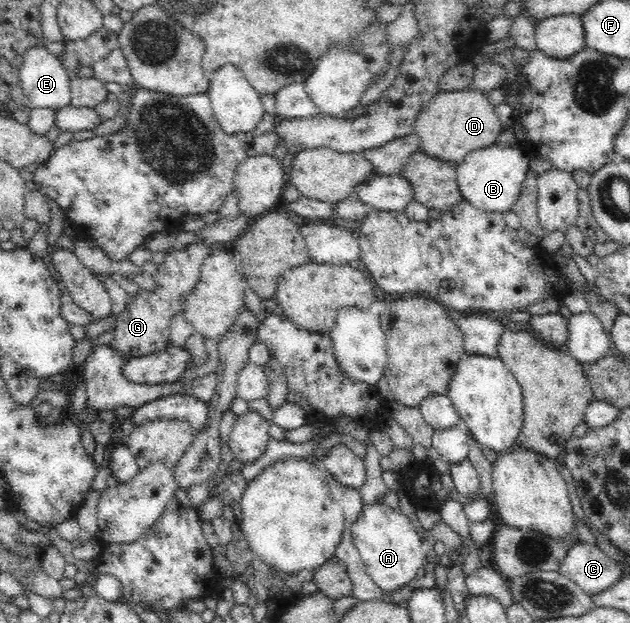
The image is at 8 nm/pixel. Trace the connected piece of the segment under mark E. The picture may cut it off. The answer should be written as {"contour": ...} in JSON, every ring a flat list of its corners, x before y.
{"contour":[[43,41,37,42,35,46,29,46,23,50,21,66,17,68,17,74,25,94,26,100,31,108,53,108,58,110,64,106,71,105,70,77,72,75,60,61,57,55,49,53,43,47]]}

